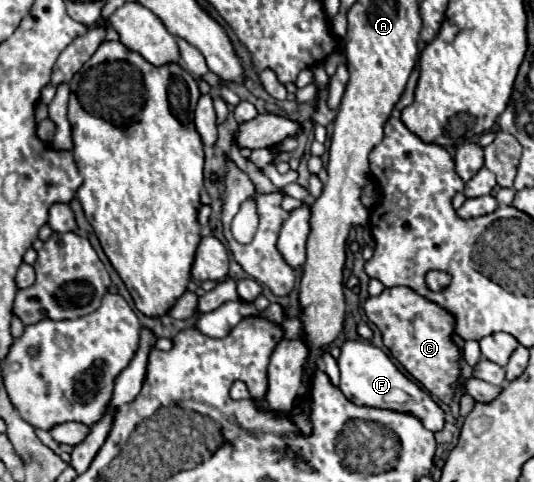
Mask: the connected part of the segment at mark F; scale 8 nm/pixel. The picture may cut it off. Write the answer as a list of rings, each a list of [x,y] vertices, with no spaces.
[[[347,340],[341,346],[341,356],[339,356],[337,364],[339,364],[339,370],[341,370],[339,390],[353,404],[405,412],[405,414],[411,414],[417,420],[421,420],[421,424],[429,432],[443,430],[445,412],[437,406],[437,402],[427,392],[423,392],[415,382],[411,382],[405,374],[401,374],[397,370],[397,366],[389,360],[389,356],[381,348],[377,348],[369,342],[363,342],[363,340],[361,342],[359,340]]]

